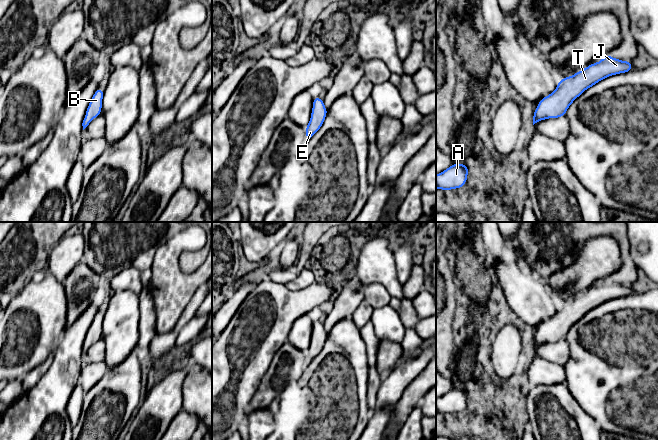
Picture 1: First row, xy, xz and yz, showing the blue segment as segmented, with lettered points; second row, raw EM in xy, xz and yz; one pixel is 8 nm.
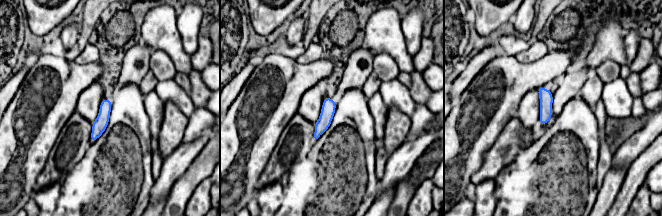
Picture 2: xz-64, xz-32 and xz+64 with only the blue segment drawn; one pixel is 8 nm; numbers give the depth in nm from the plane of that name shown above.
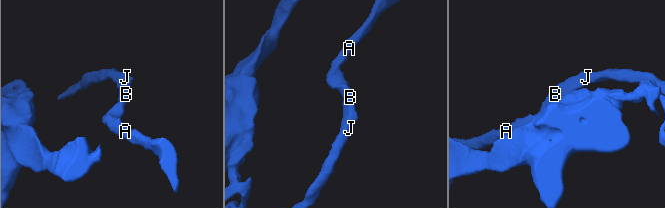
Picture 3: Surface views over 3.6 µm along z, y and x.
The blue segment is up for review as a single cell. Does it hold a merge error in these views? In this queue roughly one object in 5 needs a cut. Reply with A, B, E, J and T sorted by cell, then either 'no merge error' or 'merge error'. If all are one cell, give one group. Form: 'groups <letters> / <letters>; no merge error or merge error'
groups A B E J T; no merge error

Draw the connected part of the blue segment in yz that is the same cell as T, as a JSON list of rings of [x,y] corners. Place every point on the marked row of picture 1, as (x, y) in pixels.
[[[605,55],[600,62],[558,81],[555,91],[542,98],[534,110],[533,125],[548,118],[565,117],[568,107],[586,89],[594,86],[606,77],[633,70],[630,61],[615,59]]]

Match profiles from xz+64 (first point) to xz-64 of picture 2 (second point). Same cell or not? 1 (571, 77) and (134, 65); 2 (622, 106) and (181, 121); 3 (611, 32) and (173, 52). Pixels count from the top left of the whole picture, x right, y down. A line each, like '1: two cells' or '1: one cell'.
1: one cell
2: two cells
3: one cell

